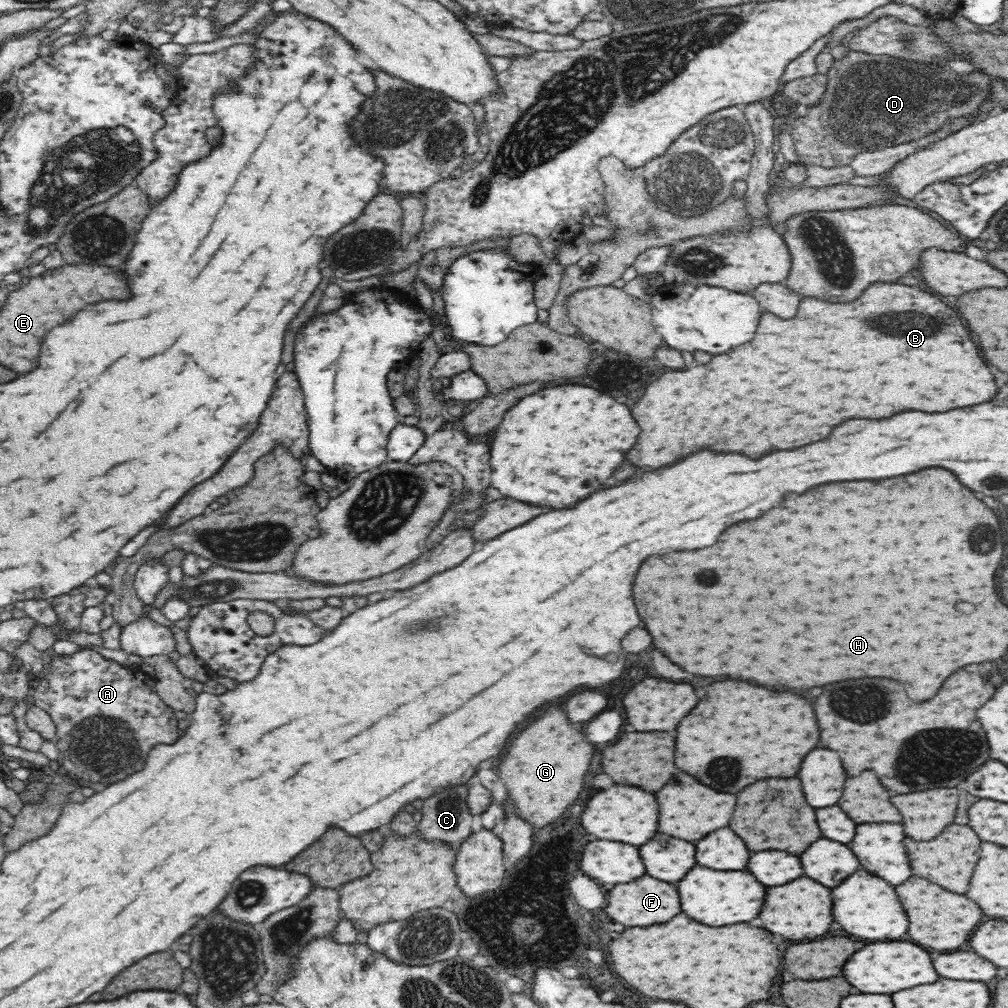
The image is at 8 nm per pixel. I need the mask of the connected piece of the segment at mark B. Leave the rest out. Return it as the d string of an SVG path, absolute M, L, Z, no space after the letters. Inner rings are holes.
M880 282L872 284L872 288L852 304L826 304L804 298L794 320L764 314L754 340L748 344L734 348L726 356L714 356L706 366L660 376L650 384L644 402L640 400L640 404L632 408L640 436L630 452L630 460L640 466L658 468L704 446L760 456L776 448L798 448L826 440L832 430L846 420L882 420L908 410L926 414L948 412L952 408L990 402L996 394L996 376L984 362L980 344L972 340L972 332L968 332L960 308L952 308L948 300L940 300L940 296L924 292L924 288ZM834 334L860 334L860 348L848 348L848 342L834 338ZM934 360L940 362L938 368ZM842 362L844 372L836 372Z

